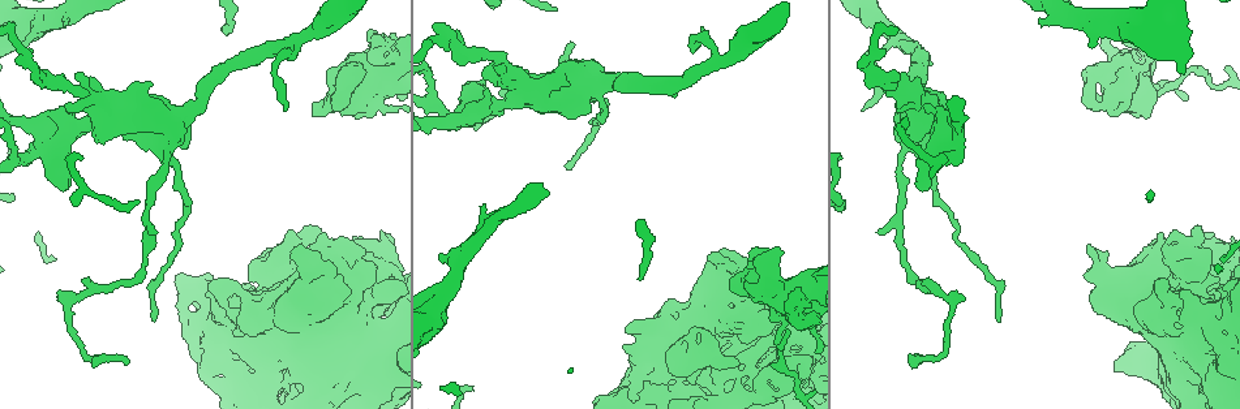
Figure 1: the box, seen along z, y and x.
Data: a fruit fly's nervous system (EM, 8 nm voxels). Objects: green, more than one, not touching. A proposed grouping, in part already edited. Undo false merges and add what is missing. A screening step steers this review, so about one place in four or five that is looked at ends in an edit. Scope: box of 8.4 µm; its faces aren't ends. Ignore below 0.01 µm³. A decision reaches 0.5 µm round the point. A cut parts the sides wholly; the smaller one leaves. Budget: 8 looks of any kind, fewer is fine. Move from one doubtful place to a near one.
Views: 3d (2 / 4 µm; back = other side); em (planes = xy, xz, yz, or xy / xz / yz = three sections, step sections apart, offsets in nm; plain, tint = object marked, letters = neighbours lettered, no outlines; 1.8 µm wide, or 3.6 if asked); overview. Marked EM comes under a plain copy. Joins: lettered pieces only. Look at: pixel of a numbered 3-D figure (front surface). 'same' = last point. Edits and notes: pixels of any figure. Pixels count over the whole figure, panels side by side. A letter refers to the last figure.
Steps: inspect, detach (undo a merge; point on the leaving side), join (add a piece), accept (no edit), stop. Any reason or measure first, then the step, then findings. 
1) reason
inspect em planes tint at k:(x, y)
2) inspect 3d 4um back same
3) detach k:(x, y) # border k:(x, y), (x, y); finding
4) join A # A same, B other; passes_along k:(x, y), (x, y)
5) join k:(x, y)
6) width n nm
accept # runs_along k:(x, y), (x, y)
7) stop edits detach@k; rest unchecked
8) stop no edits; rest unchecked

branch point
inspect em planes letters at 1:(914, 98)

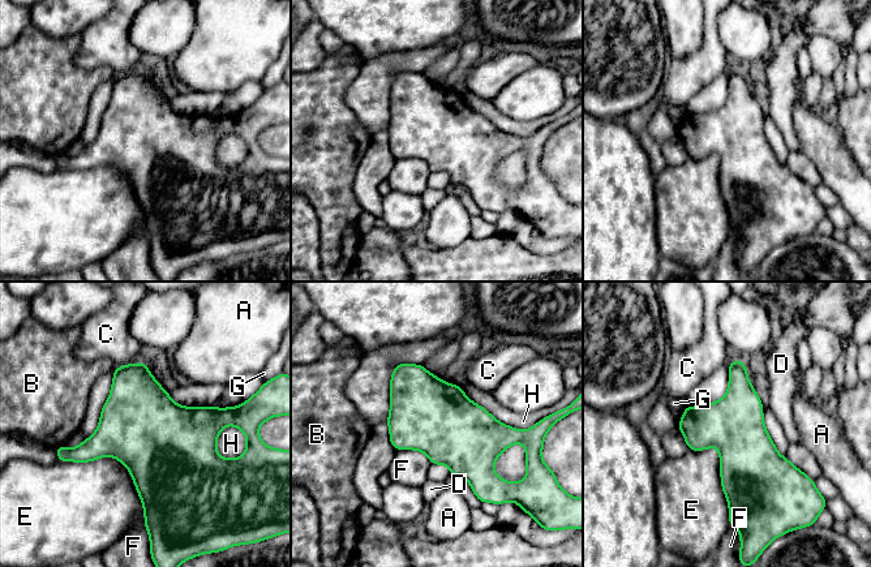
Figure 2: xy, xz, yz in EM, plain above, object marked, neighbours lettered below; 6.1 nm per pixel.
accept # A other, B other, C other, D other, E other, F other, G other, H other; continuous, no second neuron

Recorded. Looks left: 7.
an open end
inspect em yz step 8 tint at 1:(702, 29)

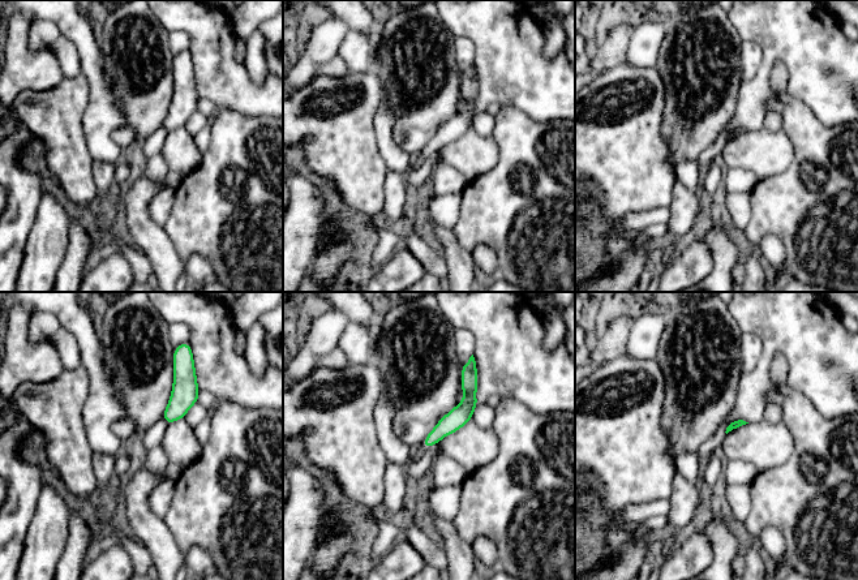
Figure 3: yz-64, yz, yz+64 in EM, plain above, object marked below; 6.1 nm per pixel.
another direction
inspect em planes tint same

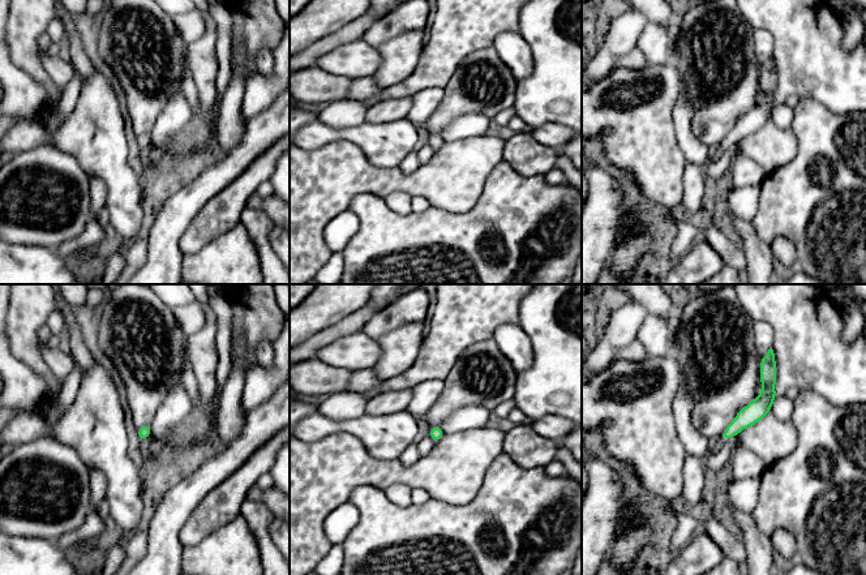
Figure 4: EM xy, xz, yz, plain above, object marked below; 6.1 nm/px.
inspect em planes letters same

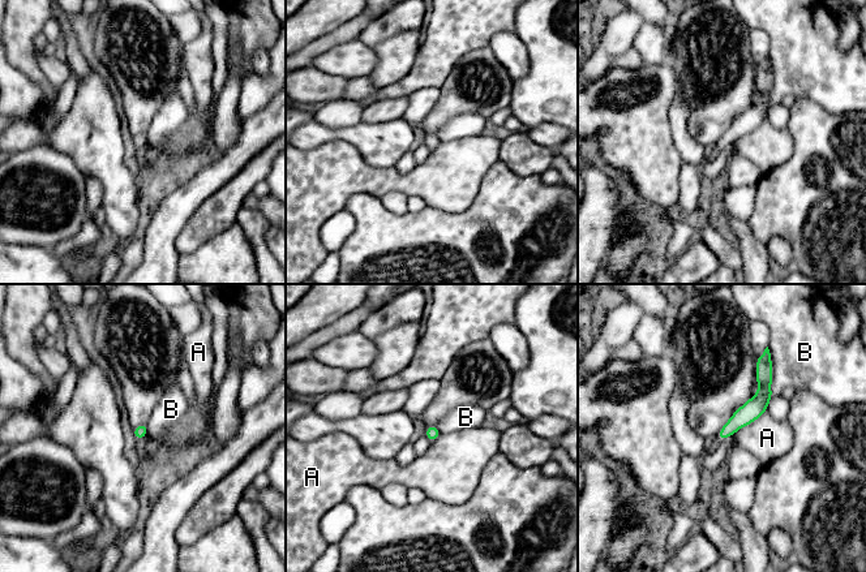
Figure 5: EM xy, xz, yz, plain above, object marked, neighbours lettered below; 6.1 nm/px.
longest_contact B 280 nm
accept # A other, B other; border 5:(768, 352), (772, 396); none of them fits

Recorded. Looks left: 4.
free end
inspect em planes tint at 1:(312, 115)

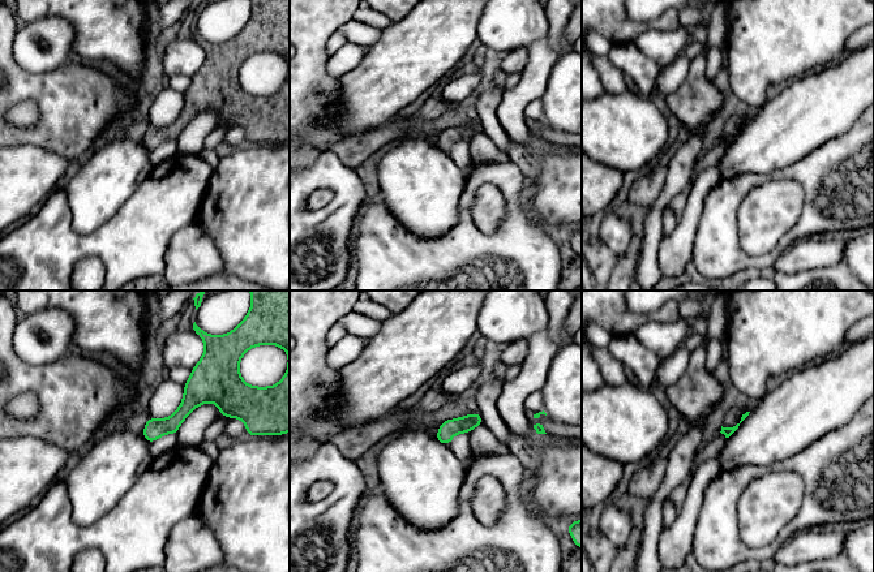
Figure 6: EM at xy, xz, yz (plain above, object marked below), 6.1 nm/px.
inspect em planes letters same

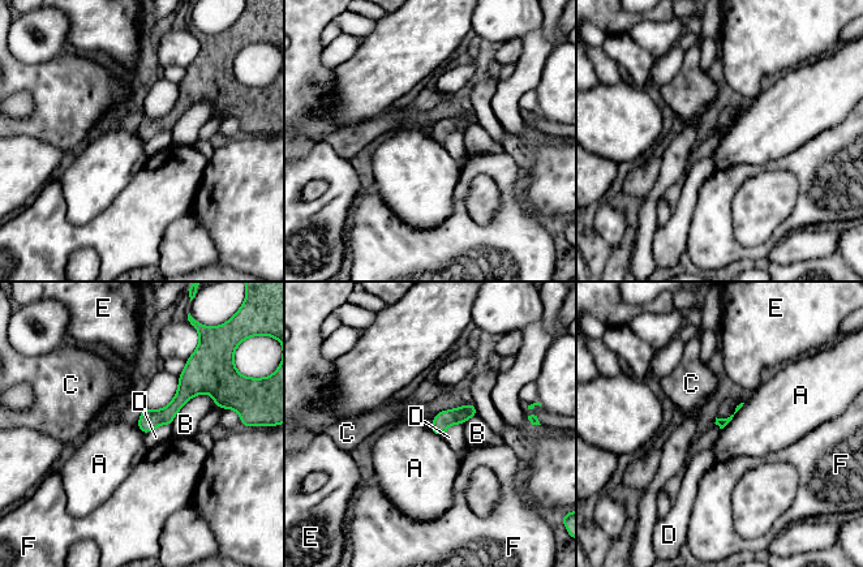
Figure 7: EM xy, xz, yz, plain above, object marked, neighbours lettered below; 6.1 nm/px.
accept # A other, B other, C other, D other, E other, F other; runs_along 7:(205, 387), (141, 425); no lettered piece goes on from it

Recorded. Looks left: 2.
stop no edits; rest unchecked

